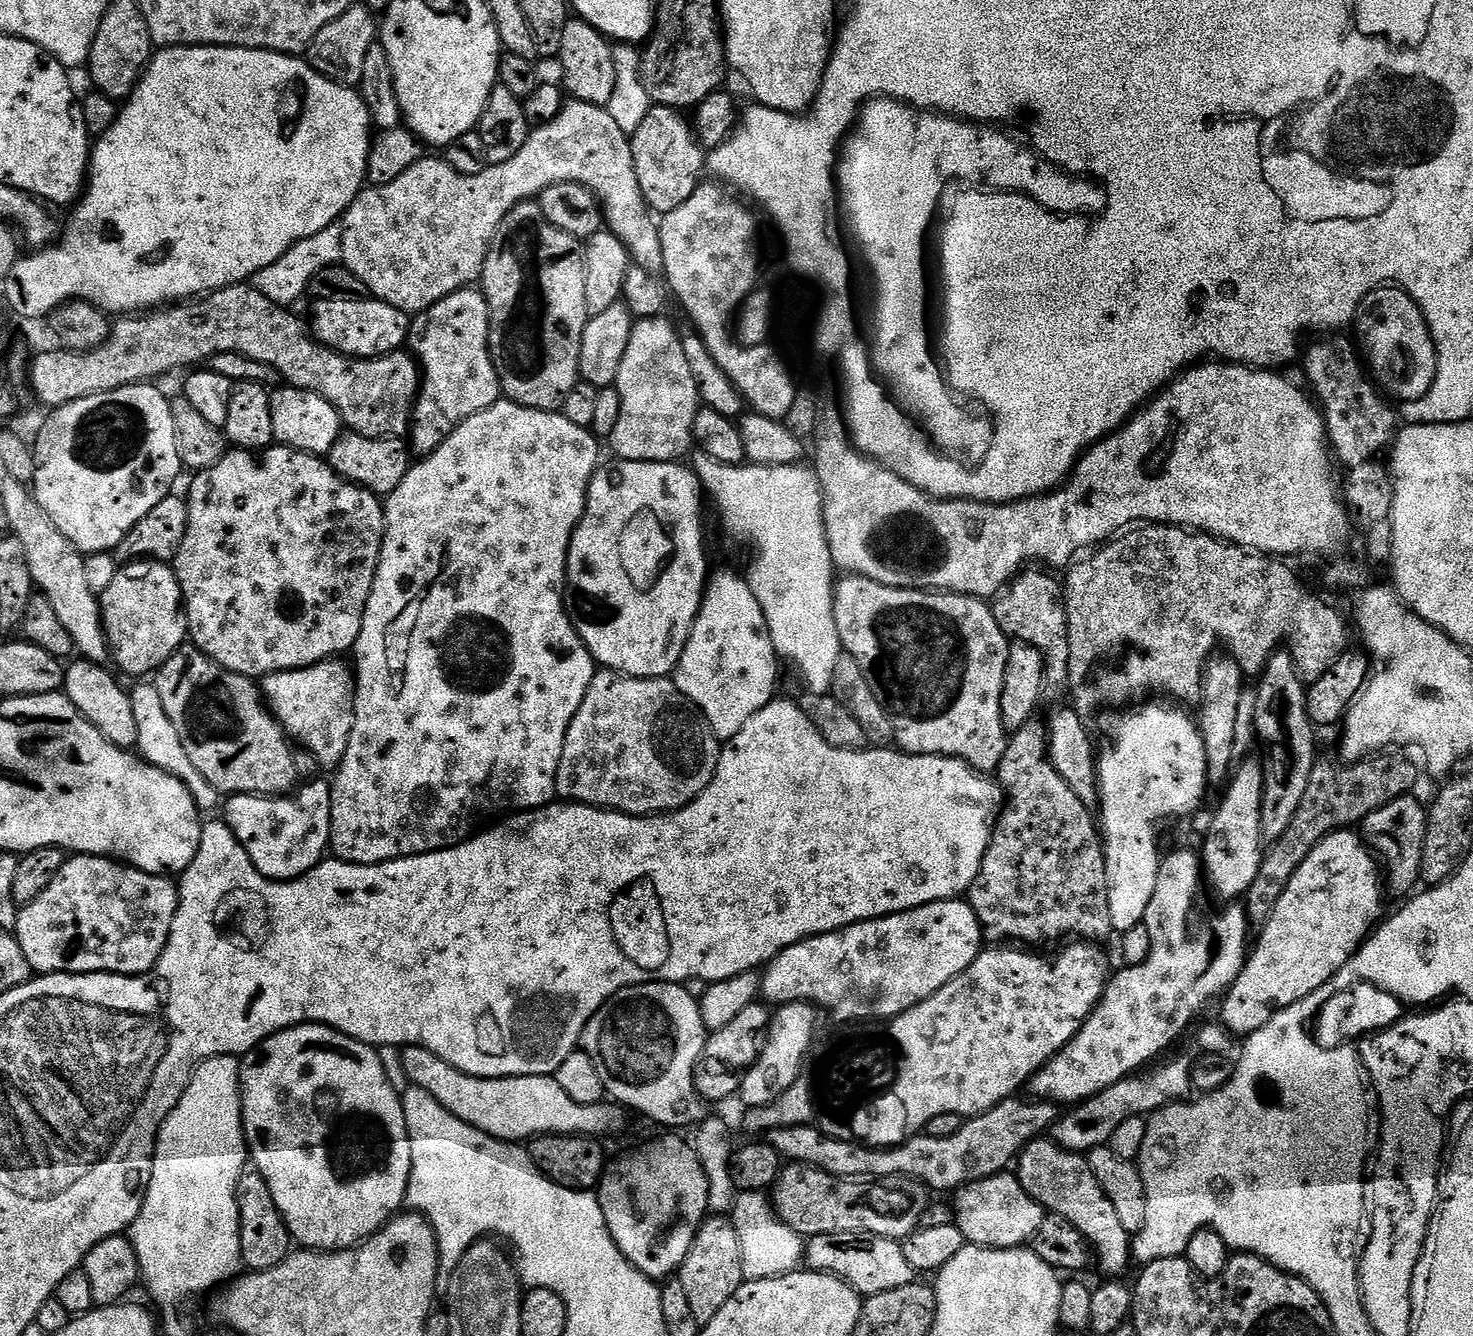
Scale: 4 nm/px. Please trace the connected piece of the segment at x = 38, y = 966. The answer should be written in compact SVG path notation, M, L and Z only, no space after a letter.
M76 854L65 859L62 870L58 870L57 876L54 877L54 882L50 882L50 886L46 886L46 890L42 890L42 894L38 894L38 898L34 898L34 902L25 904L20 908L20 917L16 923L14 935L18 946L22 946L22 954L26 954L29 969L36 974L109 972L115 976L145 976L156 965L158 958L162 958L162 954L166 950L166 942L170 938L170 930L174 926L174 918L180 905L179 887L173 881L171 884L170 881L168 876L155 876L107 856Z

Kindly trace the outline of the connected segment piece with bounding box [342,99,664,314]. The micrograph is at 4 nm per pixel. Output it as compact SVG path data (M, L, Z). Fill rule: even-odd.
M569 99L565 103L564 109L558 114L558 118L554 118L554 122L546 122L546 126L531 129L526 138L526 146L522 146L522 150L518 150L518 154L514 154L514 158L510 158L510 162L489 164L486 170L482 170L482 174L463 176L458 174L458 170L451 168L447 160L443 158L437 158L437 160L425 158L419 160L414 166L410 166L410 170L406 170L406 174L400 175L395 182L390 182L381 188L365 187L356 195L354 202L346 209L342 217L343 267L349 268L354 274L354 278L360 279L375 299L386 302L390 306L409 314L424 312L427 308L434 306L442 298L454 294L460 288L475 285L484 269L486 254L490 250L494 234L498 234L498 226L502 226L502 218L506 218L506 214L510 214L510 210L514 210L514 206L518 206L523 200L539 197L540 192L546 190L546 186L554 186L558 182L574 182L589 188L596 195L596 199L600 201L607 231L614 233L623 242L628 255L632 257L633 261L654 273L659 273L663 269L664 258L662 256L662 242L660 241L660 226L654 219L648 204L644 201L644 191L636 177L632 141L629 133L622 131L618 127L618 122L614 122L614 118L610 118L607 107L574 99Z

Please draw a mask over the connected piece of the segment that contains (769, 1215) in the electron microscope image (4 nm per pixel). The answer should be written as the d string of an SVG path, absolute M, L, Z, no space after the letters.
M741 1192L735 1197L736 1205L730 1211L730 1219L736 1227L738 1242L742 1242L742 1266L744 1274L750 1280L765 1280L771 1276L785 1276L788 1272L795 1272L804 1260L805 1241L790 1226L786 1226L776 1215L771 1199L763 1192Z

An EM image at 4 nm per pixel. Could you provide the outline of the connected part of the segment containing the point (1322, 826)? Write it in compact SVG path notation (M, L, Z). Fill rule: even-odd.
M1376 754L1371 758L1340 764L1331 764L1324 759L1316 763L1310 774L1310 786L1306 786L1306 794L1302 797L1302 806L1298 806L1298 814L1294 814L1294 822L1286 826L1286 834L1282 834L1282 838L1267 845L1262 866L1258 866L1258 875L1254 877L1248 893L1242 897L1249 925L1263 926L1270 914L1274 914L1274 906L1278 906L1278 898L1286 894L1286 886L1290 886L1298 866L1306 862L1310 850L1314 850L1322 838L1359 825L1374 810L1386 806L1386 802L1394 802L1394 798L1413 791L1415 766L1400 756L1388 755L1392 754Z

